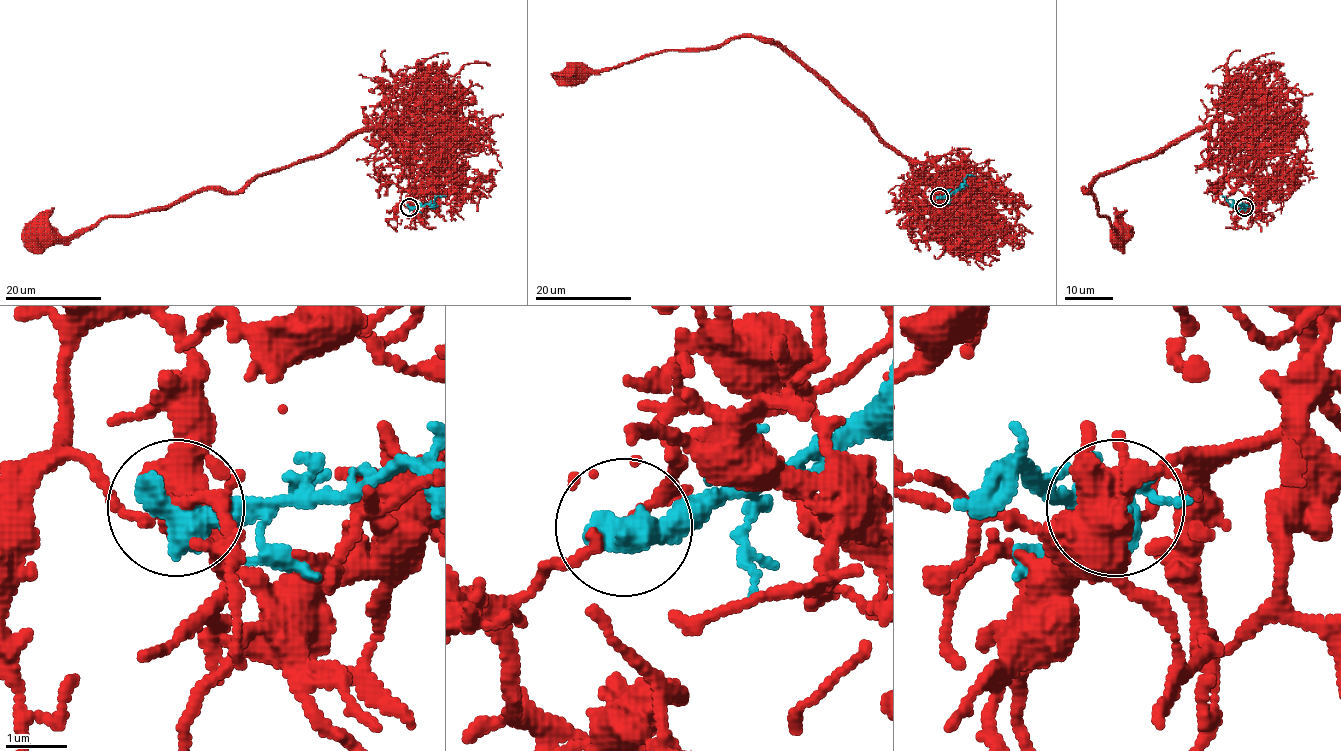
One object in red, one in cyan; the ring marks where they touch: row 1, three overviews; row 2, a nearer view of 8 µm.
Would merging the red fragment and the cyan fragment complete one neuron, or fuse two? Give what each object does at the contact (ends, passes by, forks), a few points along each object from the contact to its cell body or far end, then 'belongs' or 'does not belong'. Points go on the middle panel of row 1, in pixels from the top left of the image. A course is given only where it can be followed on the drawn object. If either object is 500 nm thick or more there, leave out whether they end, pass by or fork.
red via (939, 197), (930, 212), (931, 162), (902, 158), (765, 40), (730, 37), (575, 73) | cyan via (939, 197), (945, 197), (961, 185), (968, 174), (975, 176) | does not belong

